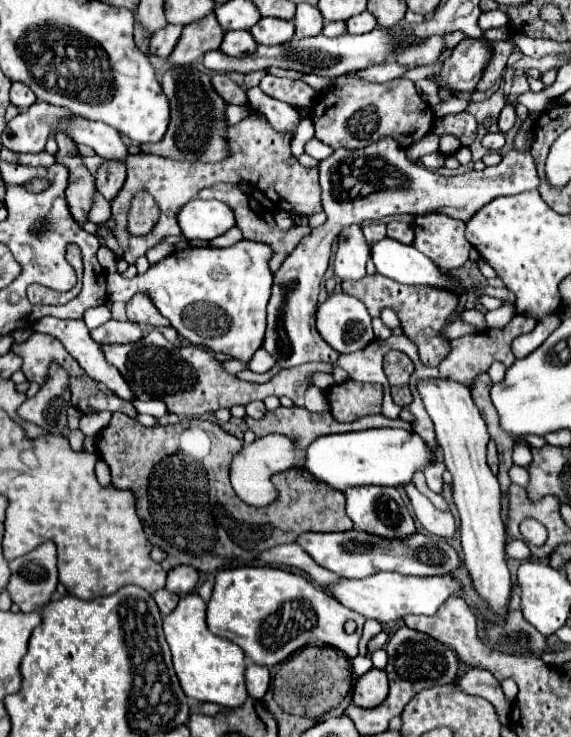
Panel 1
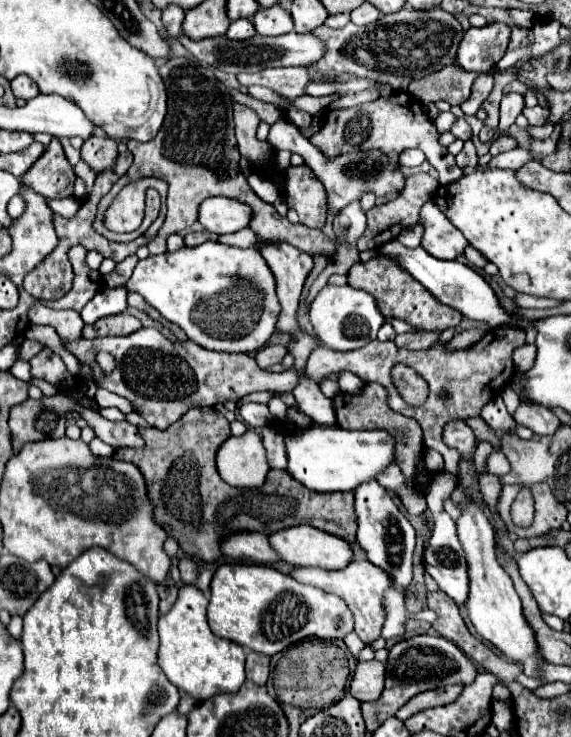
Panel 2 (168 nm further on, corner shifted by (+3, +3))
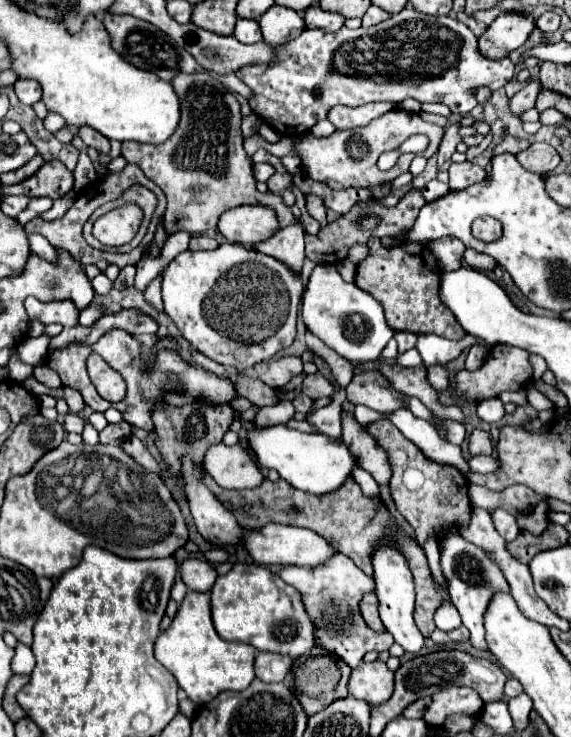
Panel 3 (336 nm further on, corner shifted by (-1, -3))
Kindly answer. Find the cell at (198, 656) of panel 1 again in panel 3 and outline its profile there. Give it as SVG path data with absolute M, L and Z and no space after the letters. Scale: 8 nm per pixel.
M188 592L172 624L160 632L154 646L156 660L176 678L178 686L196 704L206 704L224 690L246 690L254 680L256 650L240 642L224 642L210 618L210 594Z

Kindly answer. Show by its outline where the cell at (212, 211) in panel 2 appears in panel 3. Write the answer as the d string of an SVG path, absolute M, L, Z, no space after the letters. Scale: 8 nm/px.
M236 206L218 220L218 230L228 242L238 242L248 248L270 238L278 228L274 210L266 206Z

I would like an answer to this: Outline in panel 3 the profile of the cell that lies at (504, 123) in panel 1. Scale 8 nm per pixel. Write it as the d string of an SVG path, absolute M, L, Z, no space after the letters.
M530 82L530 84L526 84L516 96L510 98L510 112L512 112L514 116L520 116L522 112L534 108L538 90L540 90L540 84L538 84L538 82Z

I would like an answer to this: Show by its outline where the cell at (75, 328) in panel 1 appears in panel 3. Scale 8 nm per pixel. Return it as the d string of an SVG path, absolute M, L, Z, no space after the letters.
M26 298L24 308L30 320L38 320L42 324L62 324L62 326L78 326L78 308L70 304L70 300L54 300L54 302L40 302L36 298Z

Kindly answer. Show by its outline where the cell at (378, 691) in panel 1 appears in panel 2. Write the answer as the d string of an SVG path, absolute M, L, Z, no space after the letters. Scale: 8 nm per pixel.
M378 660L358 662L350 682L350 694L360 702L372 702L382 694L382 690L384 690L384 664L380 664Z

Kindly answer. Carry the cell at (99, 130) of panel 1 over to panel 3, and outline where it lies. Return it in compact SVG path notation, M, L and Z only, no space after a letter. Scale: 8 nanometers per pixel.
M48 112L46 114L46 118L42 120L42 124L44 124L44 128L48 130L48 132L58 132L58 130L62 130L64 126L66 126L66 120L58 114L58 112Z

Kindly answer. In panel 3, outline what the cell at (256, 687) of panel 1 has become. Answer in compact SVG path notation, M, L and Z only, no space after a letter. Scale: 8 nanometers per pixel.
M258 652L256 654L256 662L254 662L254 670L256 670L256 678L262 682L282 682L288 672L292 670L294 660L288 656L280 656L280 654L270 654L270 652Z

